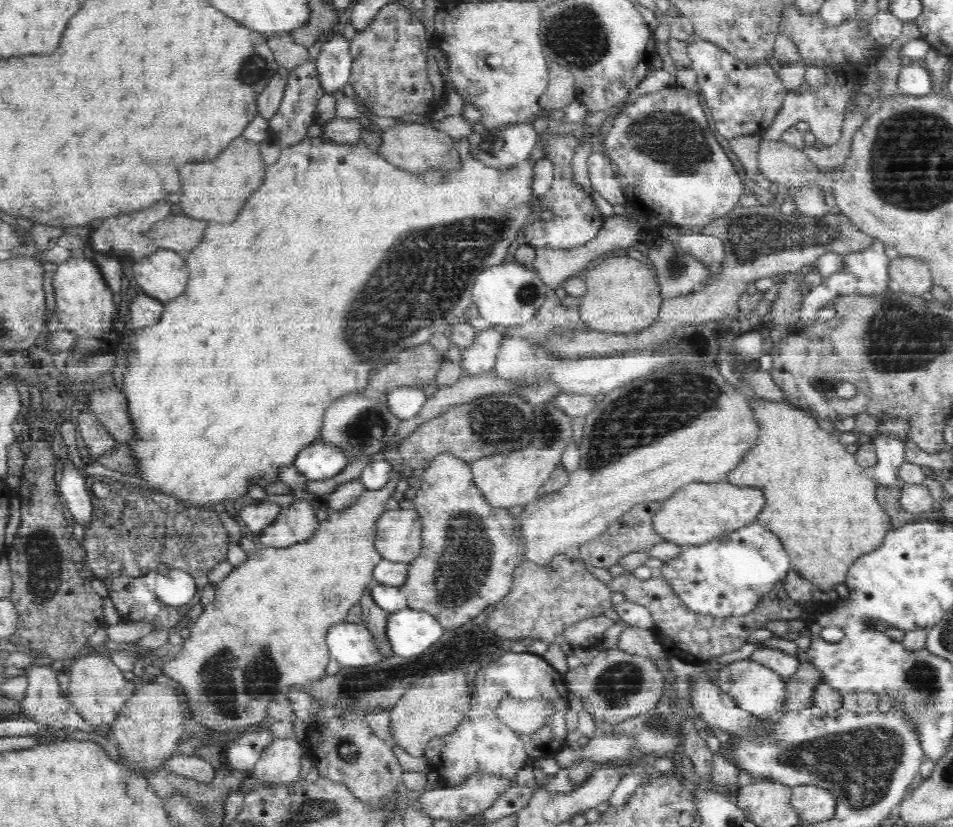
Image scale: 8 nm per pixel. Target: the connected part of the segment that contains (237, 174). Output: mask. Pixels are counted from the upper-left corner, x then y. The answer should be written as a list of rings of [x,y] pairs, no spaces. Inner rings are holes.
[[[239,136],[214,160],[184,164],[180,168],[182,198],[179,198],[183,214],[198,220],[216,220],[218,224],[228,224],[236,220],[245,201],[264,182],[266,164],[258,146],[259,143]]]

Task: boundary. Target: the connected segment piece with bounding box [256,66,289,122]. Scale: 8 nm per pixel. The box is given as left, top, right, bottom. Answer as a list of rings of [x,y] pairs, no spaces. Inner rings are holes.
[[[279,66],[276,69],[275,75],[268,81],[266,87],[259,92],[257,96],[258,116],[270,122],[272,116],[278,114],[278,107],[281,103],[287,80],[289,70],[285,67]]]

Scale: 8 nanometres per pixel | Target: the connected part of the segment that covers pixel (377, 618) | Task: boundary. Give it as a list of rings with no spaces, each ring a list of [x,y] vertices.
[[[371,585],[368,586],[359,601],[363,612],[362,624],[371,632],[375,644],[379,647],[379,652],[382,652],[383,656],[387,659],[392,656],[393,652],[387,637],[386,628],[387,620],[391,613],[380,609],[380,607],[374,603],[370,590]]]

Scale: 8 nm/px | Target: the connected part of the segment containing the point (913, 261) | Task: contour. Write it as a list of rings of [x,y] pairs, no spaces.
[[[899,256],[888,265],[888,288],[911,295],[922,295],[934,286],[929,264],[920,258]]]

